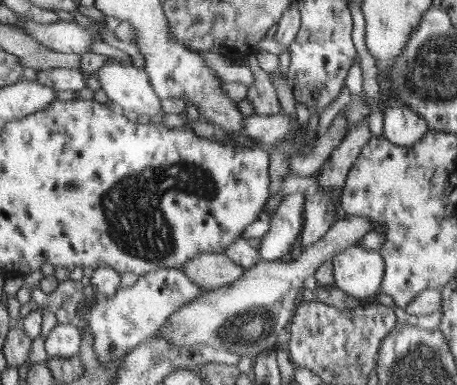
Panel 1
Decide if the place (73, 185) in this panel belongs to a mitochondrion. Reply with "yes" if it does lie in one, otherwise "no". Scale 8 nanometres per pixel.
yes

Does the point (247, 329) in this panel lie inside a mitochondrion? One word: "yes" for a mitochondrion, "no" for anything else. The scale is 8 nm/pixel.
yes

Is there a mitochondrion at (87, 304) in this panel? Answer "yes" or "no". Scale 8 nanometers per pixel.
no

